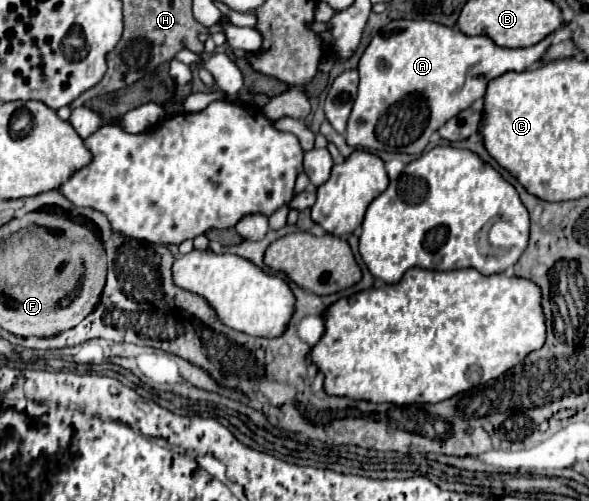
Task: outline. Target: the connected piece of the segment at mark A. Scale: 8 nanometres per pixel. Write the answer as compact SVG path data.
M391 21L387 23L363 51L359 59L359 95L355 99L345 139L351 147L361 149L379 149L391 153L413 153L419 155L431 135L447 123L453 115L461 113L463 109L471 107L477 99L485 97L489 81L501 77L507 71L525 71L535 61L543 57L549 49L551 37L545 37L541 43L523 47L523 49L505 49L493 43L487 35L469 37L459 31L458 26L447 27L433 21Z

